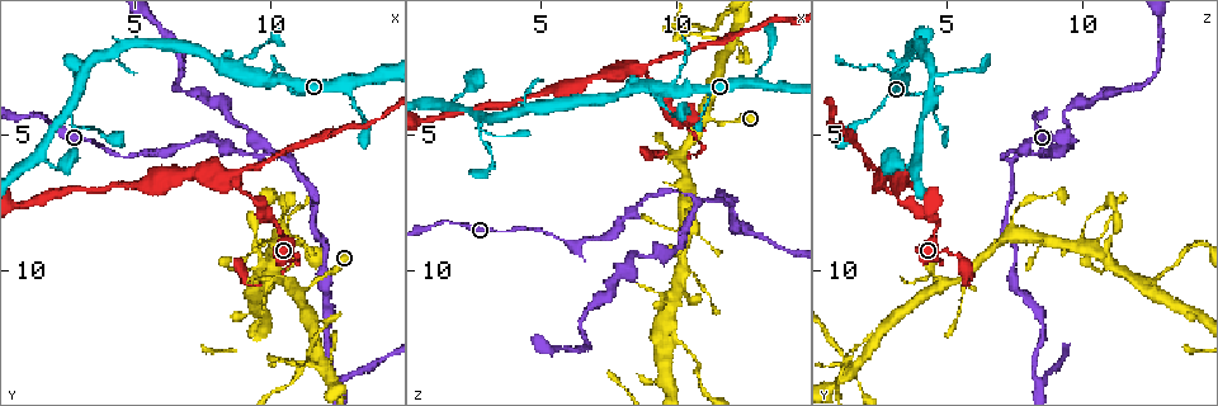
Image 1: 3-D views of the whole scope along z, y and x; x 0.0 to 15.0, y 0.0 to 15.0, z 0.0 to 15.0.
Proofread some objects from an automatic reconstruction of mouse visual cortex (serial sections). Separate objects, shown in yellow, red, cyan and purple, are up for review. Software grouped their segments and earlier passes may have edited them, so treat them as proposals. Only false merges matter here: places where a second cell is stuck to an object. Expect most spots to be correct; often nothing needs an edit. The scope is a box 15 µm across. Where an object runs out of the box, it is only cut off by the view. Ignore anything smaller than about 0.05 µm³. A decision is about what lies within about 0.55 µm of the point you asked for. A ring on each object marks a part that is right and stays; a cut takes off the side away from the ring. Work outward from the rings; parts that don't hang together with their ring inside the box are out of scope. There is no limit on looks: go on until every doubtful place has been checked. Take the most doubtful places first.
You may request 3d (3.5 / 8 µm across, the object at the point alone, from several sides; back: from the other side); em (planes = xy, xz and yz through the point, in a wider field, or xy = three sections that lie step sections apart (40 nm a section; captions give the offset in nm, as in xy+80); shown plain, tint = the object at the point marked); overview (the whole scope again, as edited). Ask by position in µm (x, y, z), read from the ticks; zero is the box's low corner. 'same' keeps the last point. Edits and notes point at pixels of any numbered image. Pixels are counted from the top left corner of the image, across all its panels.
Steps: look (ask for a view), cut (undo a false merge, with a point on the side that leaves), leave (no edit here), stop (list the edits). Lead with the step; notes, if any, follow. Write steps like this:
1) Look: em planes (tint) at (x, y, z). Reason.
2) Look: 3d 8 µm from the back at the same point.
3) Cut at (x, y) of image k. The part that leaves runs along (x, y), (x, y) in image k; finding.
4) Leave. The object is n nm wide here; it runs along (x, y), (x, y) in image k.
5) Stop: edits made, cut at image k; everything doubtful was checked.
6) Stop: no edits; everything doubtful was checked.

Look: 3d 8 µm at (8.8, 6.6, 2.7). Four arms meet.

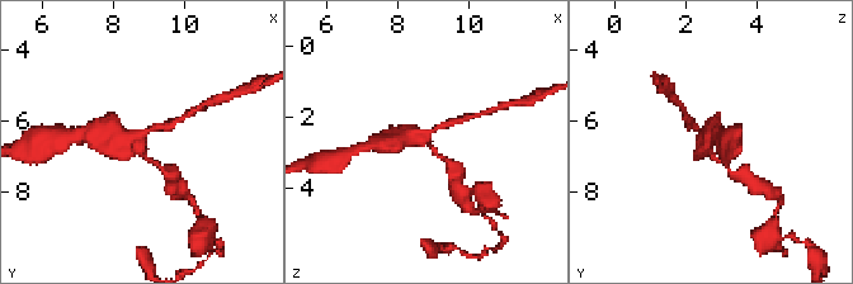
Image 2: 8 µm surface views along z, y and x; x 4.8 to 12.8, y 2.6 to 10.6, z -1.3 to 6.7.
Look: em planes (tint) at (8.8, 6.6, 2.7). 4 arms meet here; the arms are 150, 200, 350, 500 nm wide.

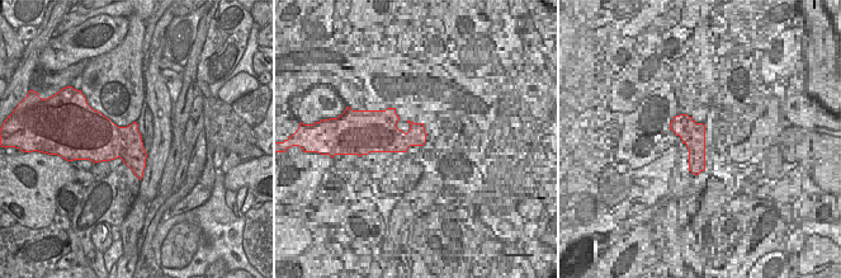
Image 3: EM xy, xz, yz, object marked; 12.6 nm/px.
Leave. It runs along (158, 164), (145, 157), (142, 141), (108, 133) in image 2; continuous, no second cell.

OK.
Look: 3d 3.5 µm at (11.9, 13.5, 1.8). Thin arm on a thick one.

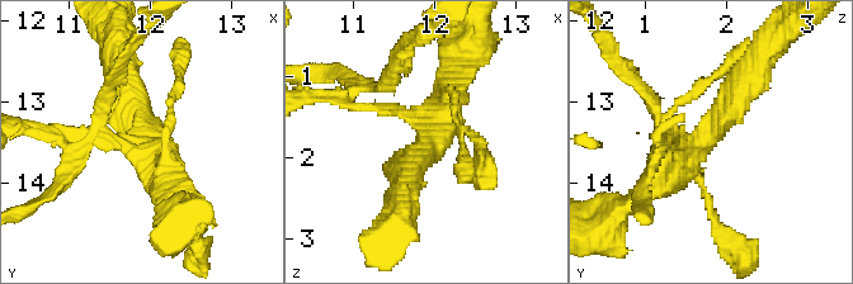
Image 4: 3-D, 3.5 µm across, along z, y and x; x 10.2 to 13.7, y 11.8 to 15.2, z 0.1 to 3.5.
Look: em planes (tint) at (11.95, 13.45, 1.65).

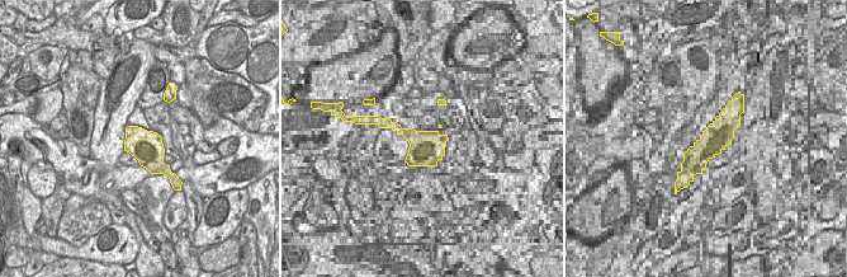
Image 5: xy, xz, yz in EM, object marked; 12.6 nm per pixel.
Leave. It runs along (752, 72), (677, 174), (644, 193) in image 4; continuous, no second cell.

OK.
Look: 3d 8 µm at (10.9, 13.4, 1.4). Sharp bend.

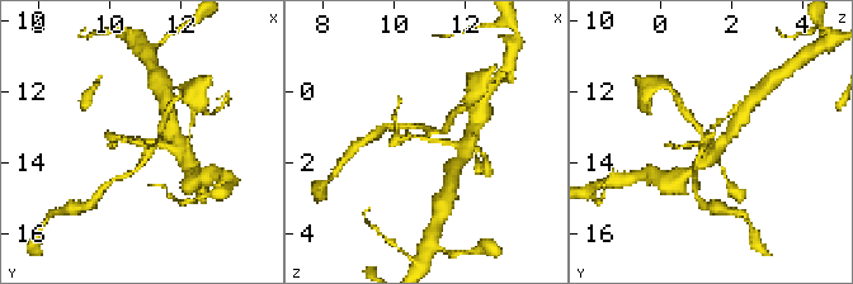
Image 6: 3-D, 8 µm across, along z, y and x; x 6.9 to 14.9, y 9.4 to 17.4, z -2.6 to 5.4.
Look: em xy step 1 (tint) at (10.9, 13.5, 1.2). Now the EM.

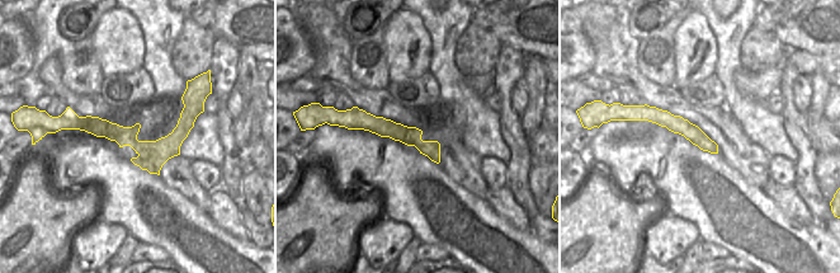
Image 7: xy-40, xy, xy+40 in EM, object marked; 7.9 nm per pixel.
Leave. It runs along (194, 113), (164, 147), (69, 123) in image 7; continuous, no second cell.

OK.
Look: 3d 8 µm from the back at (10.8, 6.0, 7.3). Three-way junction.

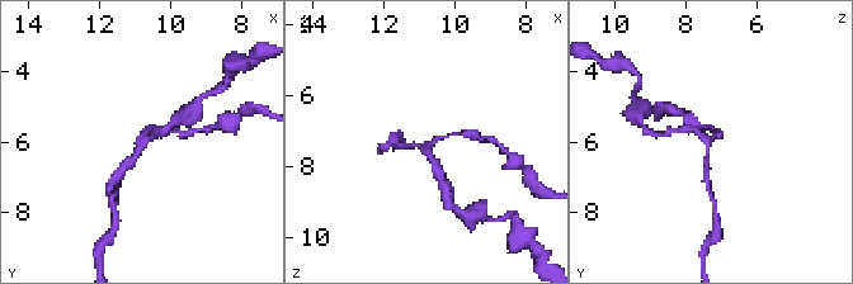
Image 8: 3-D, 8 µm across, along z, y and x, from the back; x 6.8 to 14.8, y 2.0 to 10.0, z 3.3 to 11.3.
Look: em xy step 3 (tint) at (10.7, 5.9, 7.4). Shape alone is not enough.

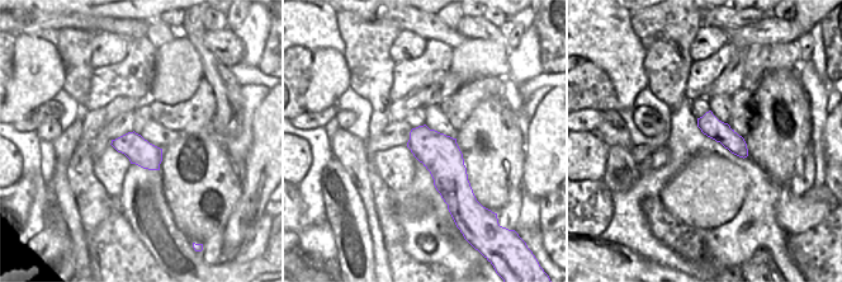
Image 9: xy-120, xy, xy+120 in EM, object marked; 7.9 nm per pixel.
Leave. 3 arms meet here; the arms are 150, 150, 200 nm wide; it runs along (700, 121), (723, 132), (744, 153) in image 9; continuous, no second cell.

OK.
Look: 3d 3.5 µm at (10.8, 9.4, 5.2). Narrows sharply.

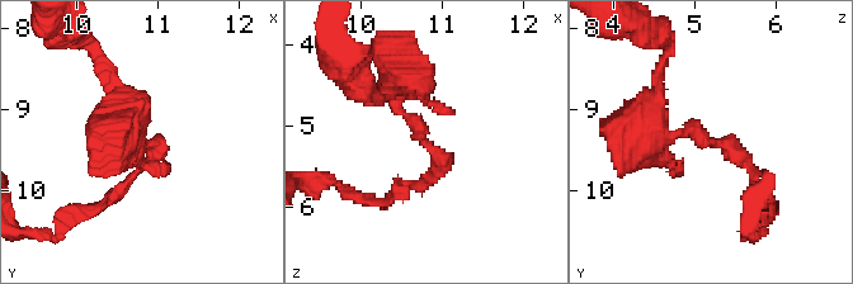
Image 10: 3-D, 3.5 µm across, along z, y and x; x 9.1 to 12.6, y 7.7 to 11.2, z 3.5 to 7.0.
Look: em xy step 5 (tint) at (10.85, 9.35, 5.30). The arms are 150, 250 nm wide.

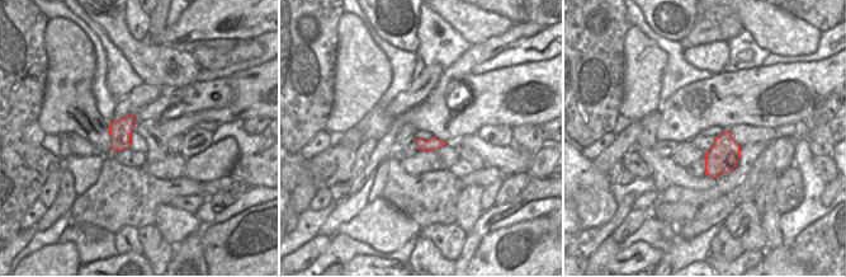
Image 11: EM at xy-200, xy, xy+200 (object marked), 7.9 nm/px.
Leave. It runs along (640, 124), (729, 145), (754, 171), (754, 190) in image 10; continuous, no second cell.

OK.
Look: 3d 3.5 µm at (2.7, 3.9, 4.4). Two arms in line, one across.

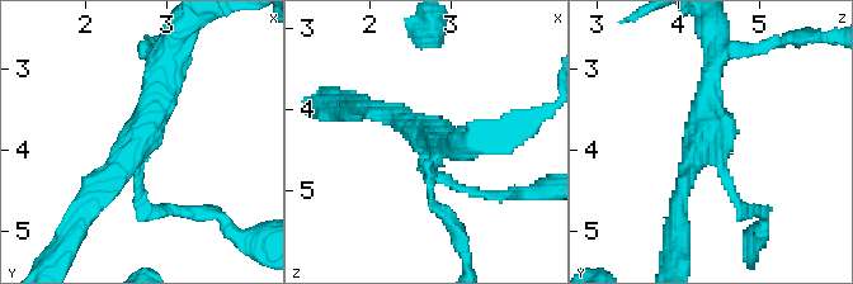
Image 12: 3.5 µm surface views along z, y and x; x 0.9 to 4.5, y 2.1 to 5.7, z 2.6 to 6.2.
Look: em xy step 5 (tint) at (2.65, 3.95, 4.25). 3 arms meet here; the arms are 150, 250, 250 nm wide.

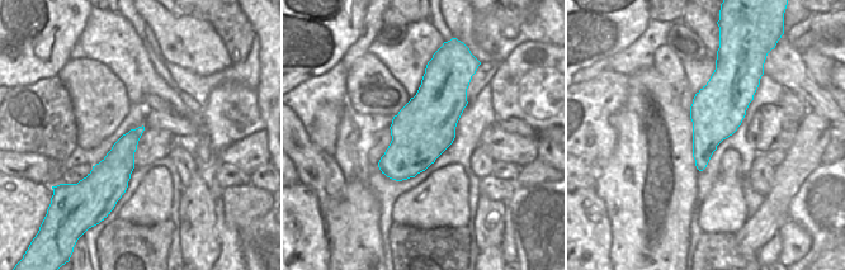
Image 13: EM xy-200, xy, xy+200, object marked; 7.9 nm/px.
Leave. All the same cell.

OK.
Stop: no edits; everything doubtful was checked.

